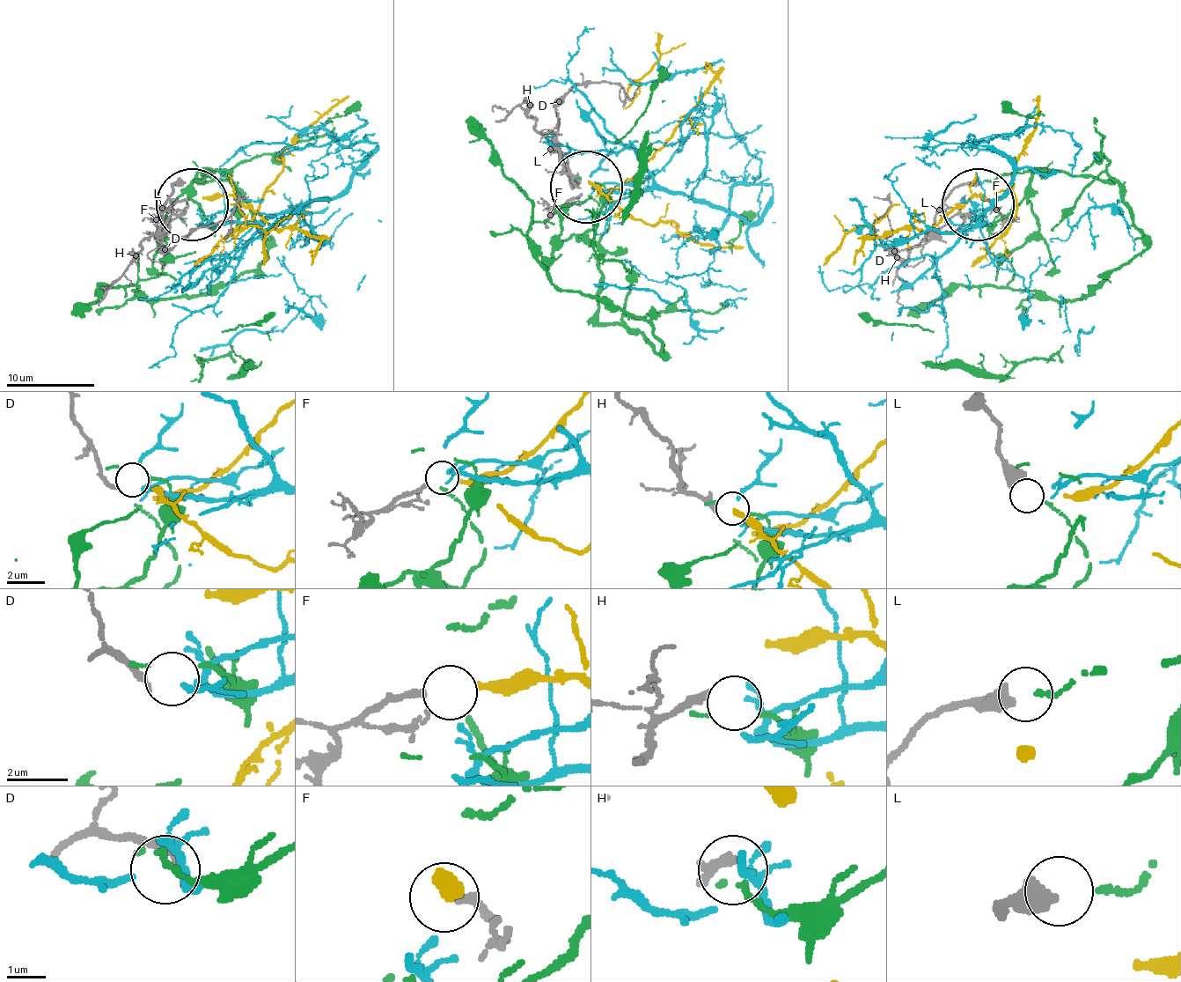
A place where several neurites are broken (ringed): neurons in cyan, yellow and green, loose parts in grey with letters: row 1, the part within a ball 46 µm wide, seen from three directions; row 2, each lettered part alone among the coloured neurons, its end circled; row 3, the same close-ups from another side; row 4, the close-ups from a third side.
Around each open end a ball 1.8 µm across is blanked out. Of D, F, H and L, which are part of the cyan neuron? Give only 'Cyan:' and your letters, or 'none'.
Cyan: D

